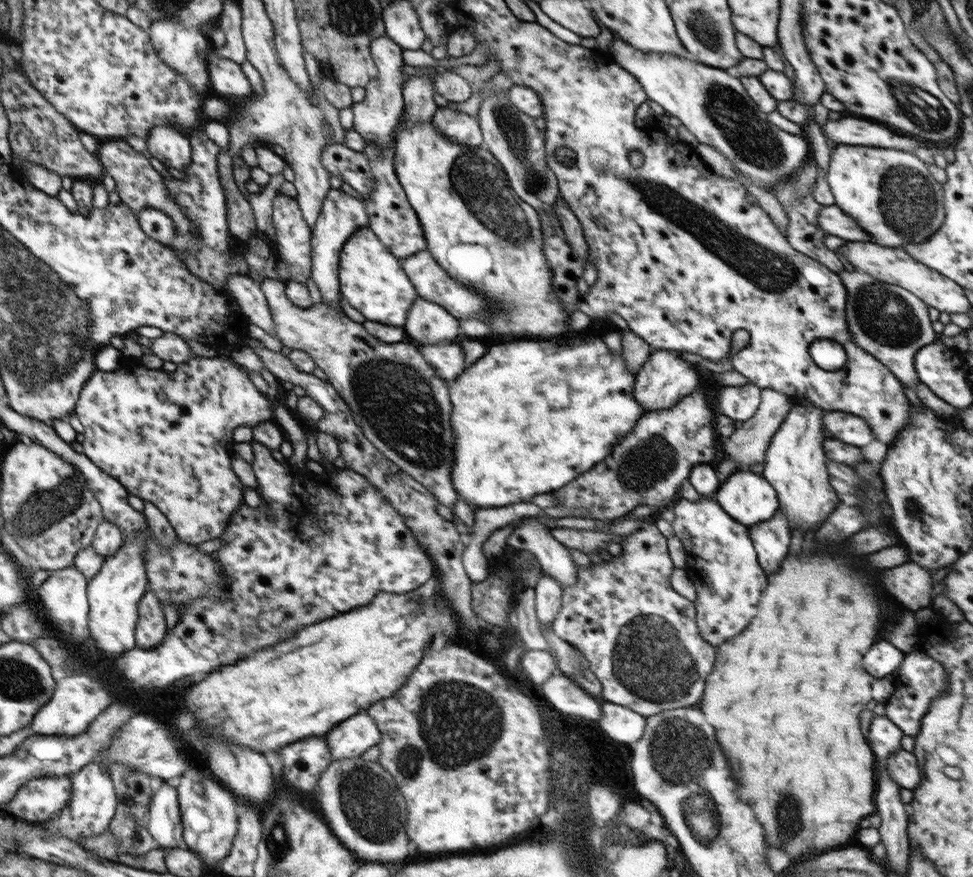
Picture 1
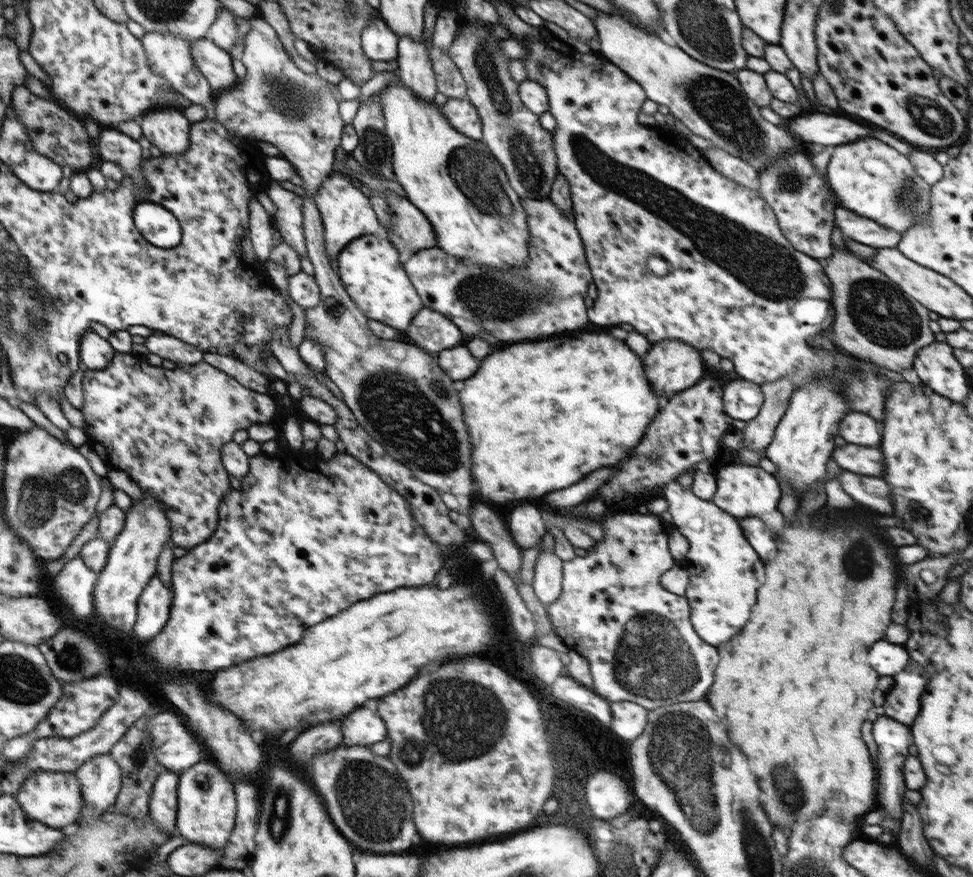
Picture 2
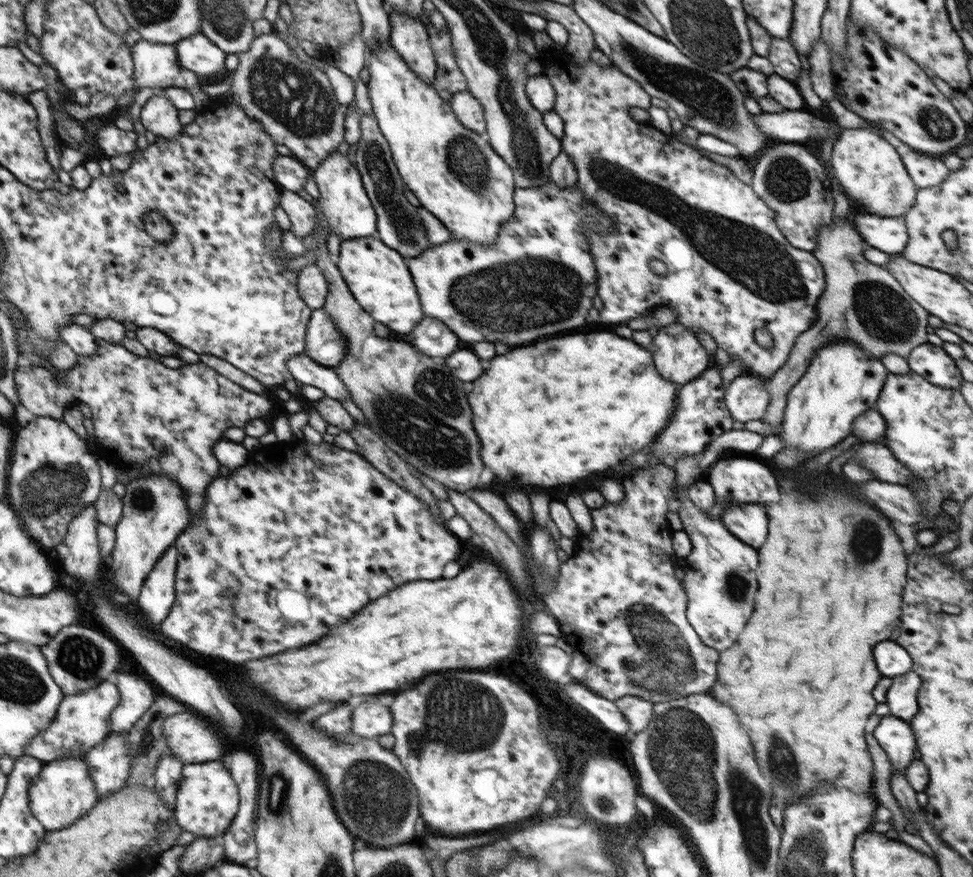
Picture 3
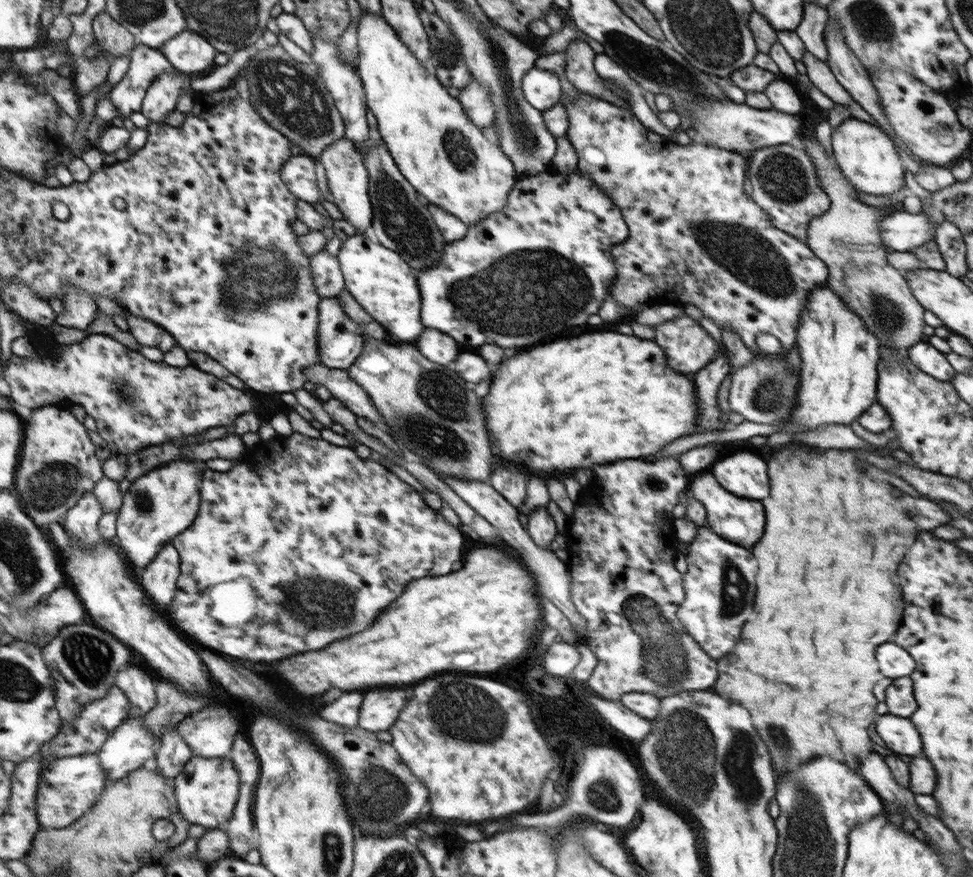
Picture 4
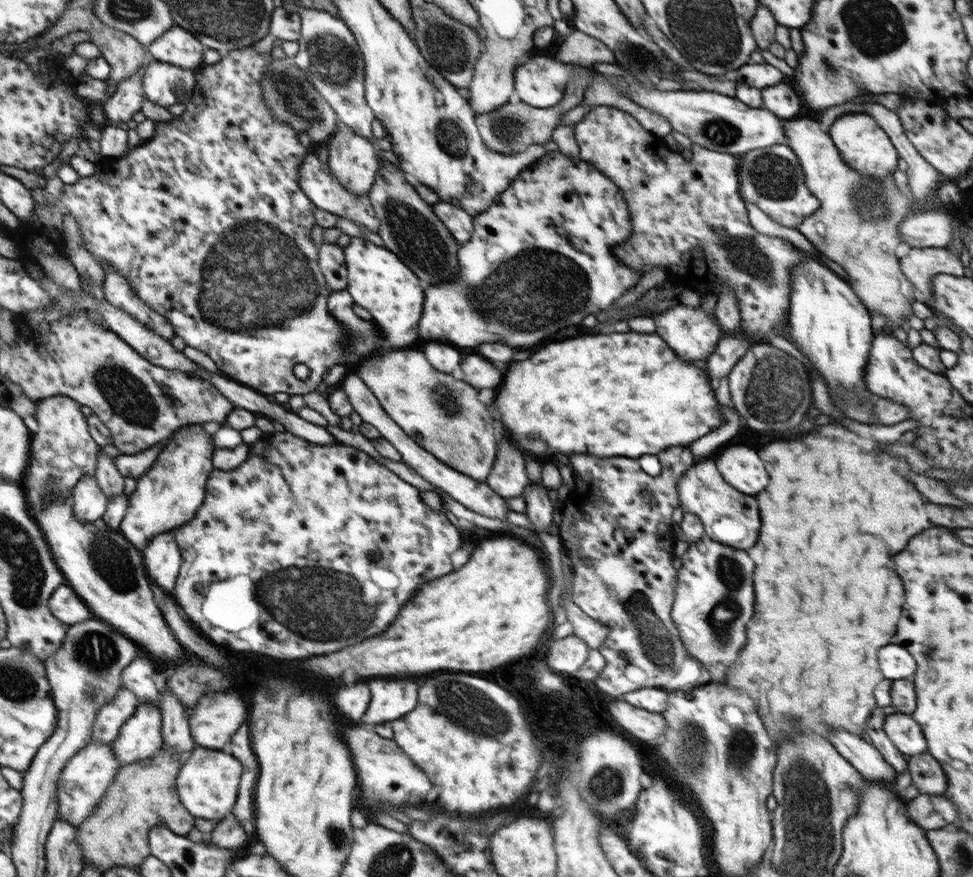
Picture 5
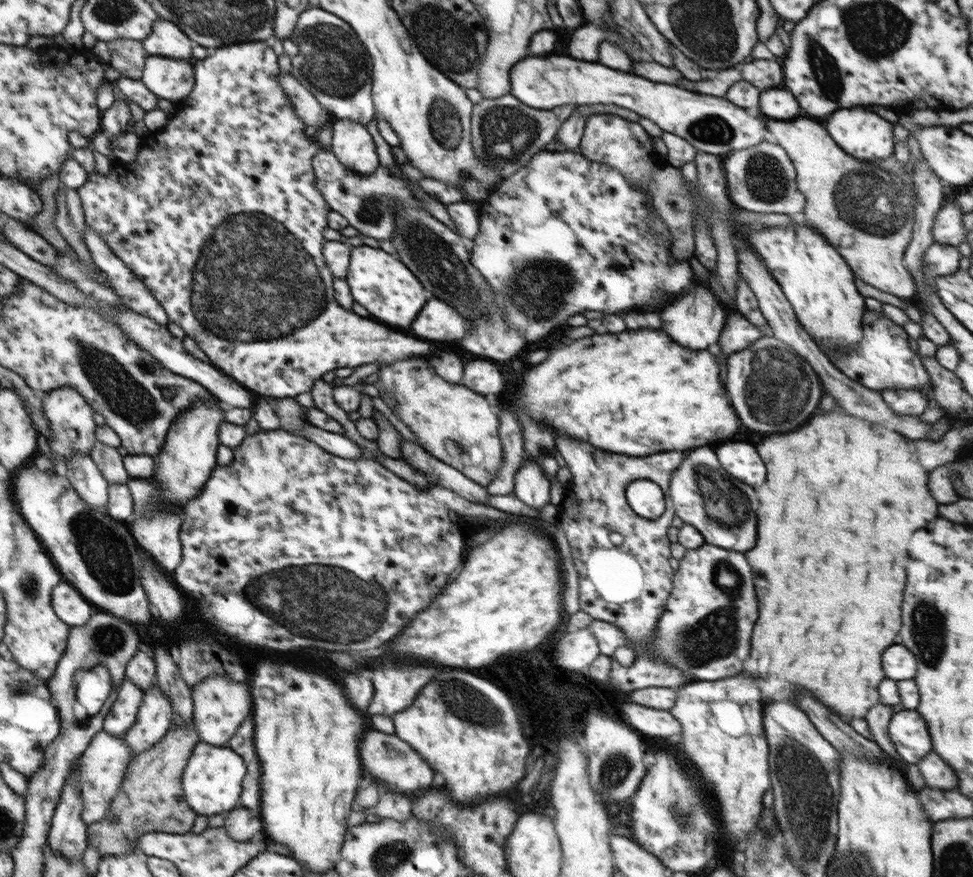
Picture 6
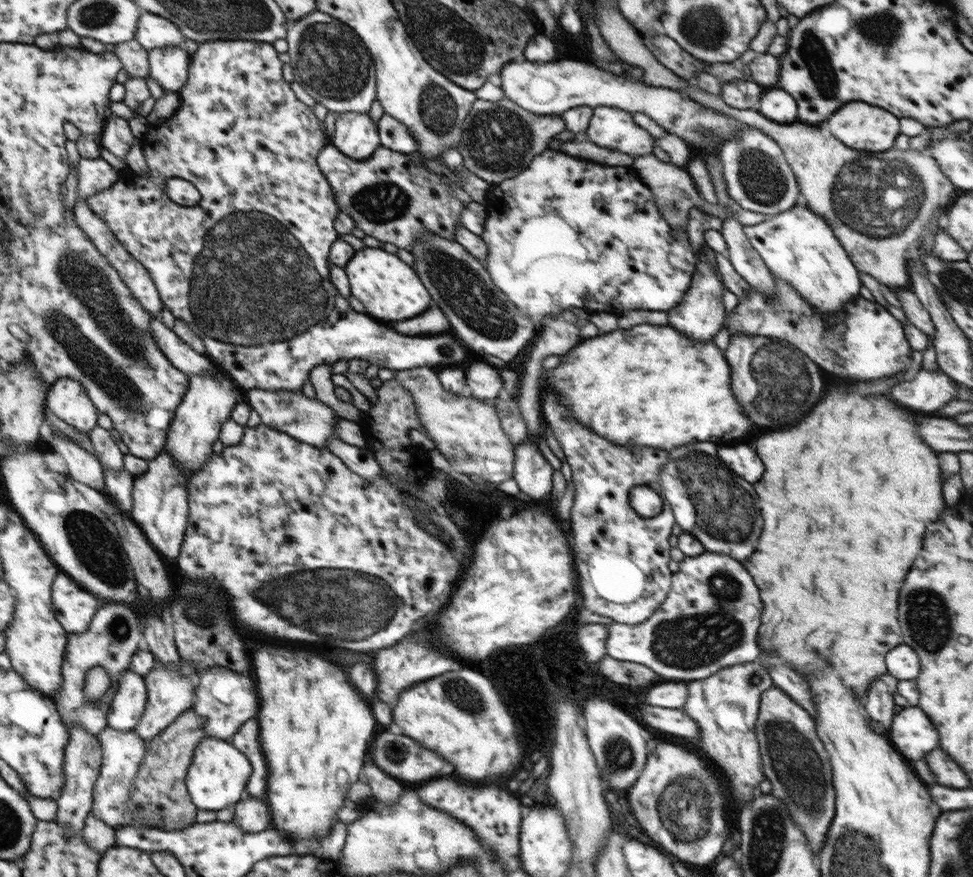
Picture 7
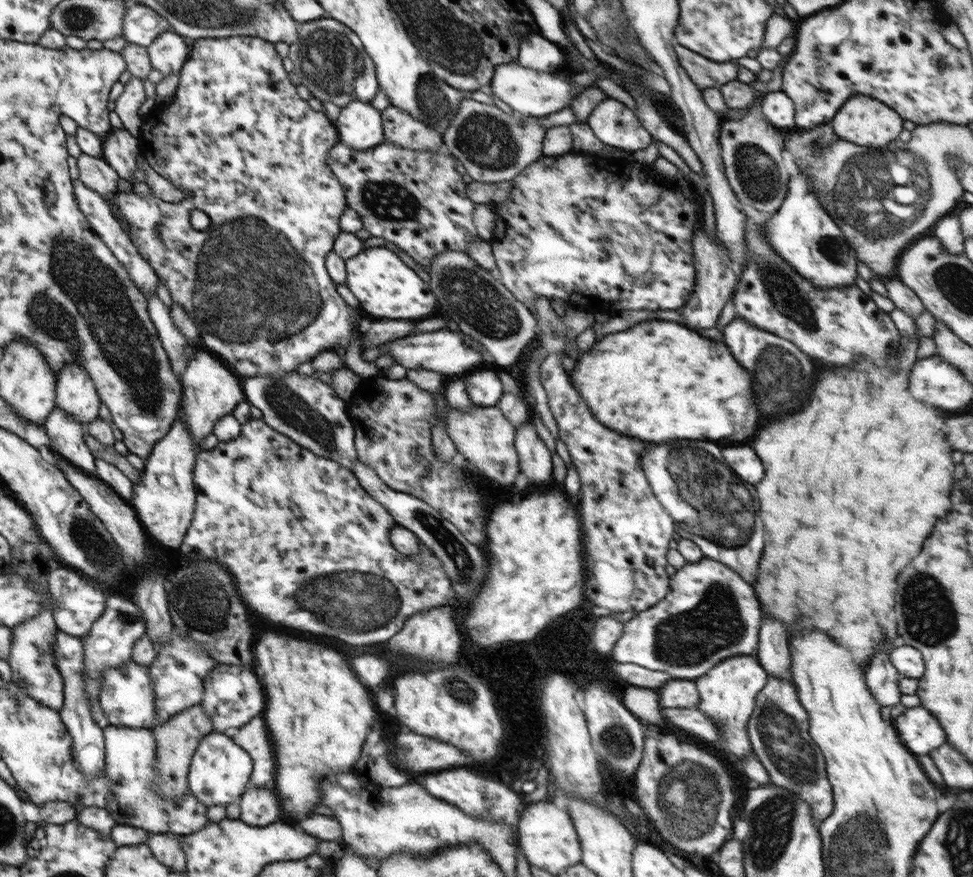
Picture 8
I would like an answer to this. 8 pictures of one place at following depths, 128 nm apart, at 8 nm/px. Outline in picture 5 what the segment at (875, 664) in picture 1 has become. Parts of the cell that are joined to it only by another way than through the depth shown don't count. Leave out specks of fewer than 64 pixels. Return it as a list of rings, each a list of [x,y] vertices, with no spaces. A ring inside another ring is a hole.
[[[888,644],[878,652],[880,670],[888,680],[908,679],[916,672],[917,662],[914,657],[901,646]]]

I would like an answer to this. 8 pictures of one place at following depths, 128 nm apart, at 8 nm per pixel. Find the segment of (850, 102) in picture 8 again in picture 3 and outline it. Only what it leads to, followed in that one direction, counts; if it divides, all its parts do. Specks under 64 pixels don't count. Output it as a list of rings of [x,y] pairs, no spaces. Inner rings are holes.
[[[842,128],[840,135],[832,146],[831,160],[832,169],[842,185],[843,192],[852,201],[854,208],[858,208],[861,212],[870,213],[874,216],[882,216],[883,218],[905,217],[905,214],[916,203],[916,193],[918,186],[910,178],[898,151],[884,137],[875,134],[873,131],[864,128],[848,129]]]

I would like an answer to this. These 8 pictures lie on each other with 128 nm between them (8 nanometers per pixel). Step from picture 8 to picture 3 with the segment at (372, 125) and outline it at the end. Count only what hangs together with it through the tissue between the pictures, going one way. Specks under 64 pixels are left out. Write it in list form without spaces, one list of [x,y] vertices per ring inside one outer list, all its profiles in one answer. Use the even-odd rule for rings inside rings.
[[[337,150],[326,157],[316,170],[312,172],[316,178],[320,197],[315,200],[314,208],[318,208],[326,216],[330,232],[335,232],[341,240],[372,236],[377,230],[377,216],[371,200],[364,188],[361,174],[346,155]]]

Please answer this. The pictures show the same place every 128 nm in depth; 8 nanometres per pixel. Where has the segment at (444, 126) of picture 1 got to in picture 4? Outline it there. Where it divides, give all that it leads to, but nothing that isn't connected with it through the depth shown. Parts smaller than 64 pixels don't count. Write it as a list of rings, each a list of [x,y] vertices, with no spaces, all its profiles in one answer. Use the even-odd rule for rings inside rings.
[[[477,80],[461,90],[457,99],[462,103],[464,113],[478,128],[484,128],[494,121],[496,105],[492,104],[490,92]]]

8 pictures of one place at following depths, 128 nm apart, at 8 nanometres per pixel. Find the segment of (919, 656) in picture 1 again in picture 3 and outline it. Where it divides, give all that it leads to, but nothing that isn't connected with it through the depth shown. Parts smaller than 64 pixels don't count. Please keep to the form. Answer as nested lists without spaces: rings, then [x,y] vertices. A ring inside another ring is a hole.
[[[913,670],[894,676],[892,680],[885,703],[889,707],[889,714],[910,721],[919,709],[917,698],[922,680]]]

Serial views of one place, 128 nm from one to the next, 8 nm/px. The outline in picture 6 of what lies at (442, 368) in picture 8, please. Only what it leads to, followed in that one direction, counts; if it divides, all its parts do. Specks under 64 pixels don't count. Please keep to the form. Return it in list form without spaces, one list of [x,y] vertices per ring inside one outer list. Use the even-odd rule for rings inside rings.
[[[252,41],[209,49],[204,59],[198,59],[194,63],[196,64],[195,88],[192,88],[185,103],[177,105],[176,112],[166,122],[166,126],[146,133],[138,150],[136,162],[128,164],[128,162],[116,159],[111,164],[110,173],[106,176],[92,173],[88,175],[88,180],[76,189],[76,193],[80,195],[86,226],[91,226],[92,229],[100,232],[112,251],[116,252],[116,256],[120,256],[132,272],[144,280],[144,284],[151,289],[152,295],[166,309],[172,322],[178,324],[186,336],[190,336],[198,343],[200,350],[207,354],[212,365],[258,396],[262,394],[274,399],[296,397],[303,392],[311,392],[314,381],[330,370],[335,371],[337,368],[346,368],[346,366],[354,368],[363,364],[390,366],[400,360],[426,358],[426,356],[446,350],[444,344],[408,338],[368,318],[348,312],[343,306],[338,305],[333,292],[335,278],[332,276],[332,271],[328,269],[322,252],[326,241],[322,232],[329,228],[328,214],[331,210],[328,201],[316,187],[316,175],[312,169],[312,158],[322,148],[316,135],[313,137],[306,135],[306,123],[298,117],[288,95],[280,85],[278,56],[272,49],[271,42]]]

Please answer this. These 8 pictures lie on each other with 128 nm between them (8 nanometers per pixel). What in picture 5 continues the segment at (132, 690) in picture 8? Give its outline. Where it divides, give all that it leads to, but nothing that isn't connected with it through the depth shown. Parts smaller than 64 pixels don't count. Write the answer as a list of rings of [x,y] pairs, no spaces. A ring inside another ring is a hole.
[[[122,688],[115,700],[100,709],[92,728],[92,741],[111,743],[118,738],[124,724],[139,709],[141,702],[130,689]]]

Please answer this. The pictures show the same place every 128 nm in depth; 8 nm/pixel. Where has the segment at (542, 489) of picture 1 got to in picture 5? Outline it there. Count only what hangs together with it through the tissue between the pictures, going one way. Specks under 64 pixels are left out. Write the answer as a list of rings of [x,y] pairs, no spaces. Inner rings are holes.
[[[614,332],[614,334],[598,334],[598,336],[584,336],[584,338],[570,338],[566,342],[554,342],[548,344],[546,348],[538,350],[530,360],[524,362],[516,362],[512,364],[510,372],[504,378],[504,384],[496,396],[496,406],[502,414],[502,424],[506,430],[506,438],[516,440],[517,446],[522,450],[526,450],[532,456],[538,458],[548,458],[554,456],[556,452],[562,454],[572,454],[572,452],[588,452],[594,456],[628,456],[630,459],[640,459],[640,457],[650,454],[658,455],[662,450],[670,448],[670,446],[686,446],[694,443],[694,440],[706,436],[708,432],[712,432],[712,428],[718,428],[720,424],[724,424],[724,416],[718,408],[718,402],[714,398],[712,386],[710,386],[710,375],[706,374],[700,366],[700,362],[684,362],[680,360],[672,348],[668,348],[668,344],[658,336],[658,334],[640,334],[640,332]],[[528,398],[528,400],[526,400]],[[536,430],[538,430],[538,438],[536,438]],[[512,432],[512,434],[508,434]],[[538,440],[546,442],[544,446],[538,446]]]

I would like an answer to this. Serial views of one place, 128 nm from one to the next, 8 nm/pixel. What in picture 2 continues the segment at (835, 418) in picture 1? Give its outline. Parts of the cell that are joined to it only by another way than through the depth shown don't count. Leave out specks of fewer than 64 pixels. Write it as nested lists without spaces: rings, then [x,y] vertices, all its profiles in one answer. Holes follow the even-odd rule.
[[[853,410],[841,421],[839,436],[846,443],[879,448],[883,439],[882,425],[874,417]]]

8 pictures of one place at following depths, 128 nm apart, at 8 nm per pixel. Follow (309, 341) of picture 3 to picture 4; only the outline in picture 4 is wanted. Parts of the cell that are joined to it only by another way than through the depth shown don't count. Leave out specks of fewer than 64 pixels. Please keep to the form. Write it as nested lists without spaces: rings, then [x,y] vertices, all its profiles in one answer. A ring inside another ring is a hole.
[[[338,297],[321,299],[318,306],[318,353],[320,353],[322,365],[331,369],[348,371],[350,365],[362,354],[364,342],[368,338],[384,340],[386,338],[386,330],[378,322],[356,324],[356,321],[346,316]]]

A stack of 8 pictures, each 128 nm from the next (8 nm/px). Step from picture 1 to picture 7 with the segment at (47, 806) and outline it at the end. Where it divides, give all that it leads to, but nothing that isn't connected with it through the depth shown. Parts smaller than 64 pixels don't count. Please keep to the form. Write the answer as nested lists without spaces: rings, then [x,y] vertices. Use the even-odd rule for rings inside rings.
[[[108,725],[97,735],[102,745],[102,764],[100,774],[94,784],[92,815],[104,821],[110,826],[117,826],[122,822],[131,822],[131,814],[126,811],[126,802],[129,802],[132,789],[132,780],[138,774],[140,766],[143,766],[144,754],[146,754],[147,742],[132,731],[120,731]]]

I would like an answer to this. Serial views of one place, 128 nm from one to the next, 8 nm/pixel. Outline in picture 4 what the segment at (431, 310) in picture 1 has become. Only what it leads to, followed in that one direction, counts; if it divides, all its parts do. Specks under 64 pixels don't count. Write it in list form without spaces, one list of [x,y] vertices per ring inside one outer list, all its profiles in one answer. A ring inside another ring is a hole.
[[[424,328],[418,336],[416,346],[430,362],[440,366],[455,362],[458,356],[458,344],[454,342],[454,338],[434,328]]]

